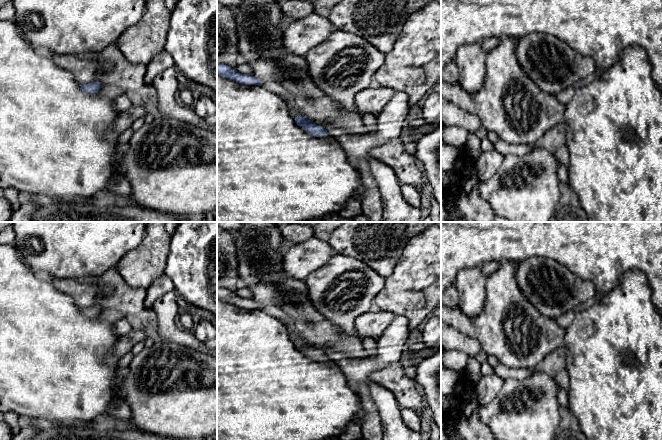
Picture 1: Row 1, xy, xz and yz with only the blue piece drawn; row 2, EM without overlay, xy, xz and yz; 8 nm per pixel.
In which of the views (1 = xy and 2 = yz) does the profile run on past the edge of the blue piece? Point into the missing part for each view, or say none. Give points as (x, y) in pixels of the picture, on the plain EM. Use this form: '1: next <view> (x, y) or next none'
1: next none
2: next none

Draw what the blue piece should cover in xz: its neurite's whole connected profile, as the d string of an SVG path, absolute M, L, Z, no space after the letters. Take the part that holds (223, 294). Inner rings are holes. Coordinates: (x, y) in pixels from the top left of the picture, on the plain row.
M217 288L217 299L245 309L260 310L261 308L261 305L252 298L241 298L235 291L232 292L226 288Z

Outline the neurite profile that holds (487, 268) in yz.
M489 261L489 262L485 262L482 266L481 266L481 271L483 272L483 274L488 277L490 276L492 273L494 273L500 266L500 263L497 261Z

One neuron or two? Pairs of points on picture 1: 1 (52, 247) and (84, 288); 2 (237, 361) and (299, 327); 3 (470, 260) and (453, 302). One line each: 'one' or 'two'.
1: two
2: two
3: two

